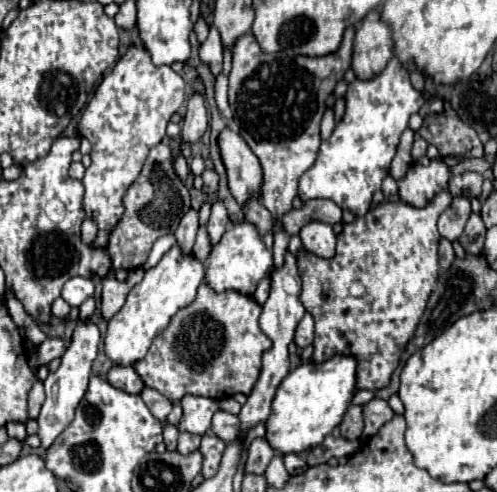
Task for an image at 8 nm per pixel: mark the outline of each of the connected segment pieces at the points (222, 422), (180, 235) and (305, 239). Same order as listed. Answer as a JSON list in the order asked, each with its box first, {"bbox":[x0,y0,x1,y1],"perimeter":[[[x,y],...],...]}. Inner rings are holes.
[{"bbox":[211,410,239,442],"perimeter":[[[219,410],[215,416],[213,416],[213,422],[211,422],[211,430],[215,436],[219,436],[223,442],[231,442],[237,438],[239,434],[239,418],[233,416],[233,414],[227,414],[223,410]]]},{"bbox":[175,210,199,256],"perimeter":[[[189,210],[189,212],[181,218],[179,228],[175,230],[177,246],[181,248],[183,256],[189,256],[189,254],[191,254],[191,248],[193,248],[193,242],[195,242],[195,234],[197,234],[197,228],[199,228],[197,212],[195,212],[195,210]]]},{"bbox":[299,222,335,258],"perimeter":[[[309,222],[301,228],[299,238],[303,242],[303,248],[321,256],[321,258],[333,258],[335,256],[335,232],[325,222]]]}]

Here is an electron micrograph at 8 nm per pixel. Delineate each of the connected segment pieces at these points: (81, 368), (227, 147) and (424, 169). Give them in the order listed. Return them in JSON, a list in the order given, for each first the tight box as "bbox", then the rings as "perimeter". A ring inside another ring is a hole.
[{"bbox":[39,322,101,448],"perimeter":[[[77,322],[75,330],[73,330],[73,338],[69,348],[65,350],[65,354],[61,356],[61,366],[57,368],[57,372],[49,374],[45,380],[45,402],[39,414],[39,438],[41,438],[41,448],[49,448],[53,444],[53,440],[71,424],[73,416],[75,416],[75,408],[81,402],[85,390],[87,390],[87,382],[91,376],[91,366],[97,358],[97,346],[99,346],[101,334],[97,324],[93,322]]]},{"bbox":[217,128,263,206],"perimeter":[[[225,128],[217,142],[227,170],[229,190],[243,206],[251,196],[259,196],[259,178],[263,178],[263,174],[259,174],[259,160],[247,142],[243,142],[243,138],[231,128]]]},{"bbox":[399,158,449,208],"perimeter":[[[441,158],[431,160],[427,166],[415,164],[409,168],[403,180],[399,180],[399,198],[405,204],[415,208],[423,208],[431,202],[431,198],[447,188],[449,182],[449,168],[443,164]]]}]

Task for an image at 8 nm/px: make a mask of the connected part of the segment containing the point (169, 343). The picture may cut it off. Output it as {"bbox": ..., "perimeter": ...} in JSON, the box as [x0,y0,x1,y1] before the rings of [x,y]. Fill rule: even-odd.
{"bbox":[133,284,271,402],"perimeter":[[[201,284],[195,300],[179,310],[169,328],[155,338],[147,356],[133,364],[145,386],[159,390],[171,402],[187,394],[223,400],[233,394],[249,394],[261,372],[261,356],[271,340],[259,328],[261,306],[235,290],[215,292]]]}

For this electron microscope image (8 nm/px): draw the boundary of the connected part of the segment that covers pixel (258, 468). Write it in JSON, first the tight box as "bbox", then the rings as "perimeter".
{"bbox":[245,438,275,474],"perimeter":[[[257,438],[249,446],[247,462],[245,462],[245,474],[263,474],[269,460],[275,456],[273,448],[267,444],[265,438]]]}

